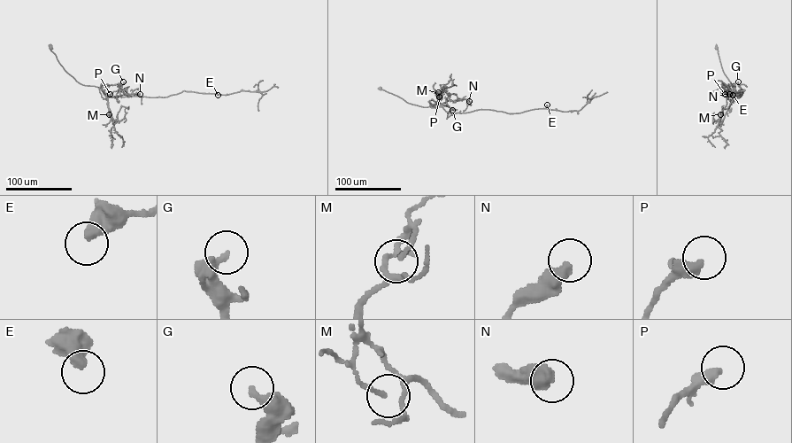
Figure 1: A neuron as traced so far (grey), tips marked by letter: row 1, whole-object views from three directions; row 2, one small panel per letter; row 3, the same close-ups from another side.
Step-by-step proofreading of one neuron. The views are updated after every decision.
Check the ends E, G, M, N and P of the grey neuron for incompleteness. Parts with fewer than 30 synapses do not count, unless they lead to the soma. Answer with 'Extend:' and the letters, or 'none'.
Extend: none

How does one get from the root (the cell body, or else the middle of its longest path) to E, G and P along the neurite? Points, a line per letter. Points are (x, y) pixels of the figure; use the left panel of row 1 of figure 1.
E: (50, 48), (64, 69), (76, 81), (101, 87), (108, 97), (126, 94), (166, 97), (183, 90), (218, 95)
G: (50, 48), (64, 69), (76, 81), (101, 87), (108, 97), (123, 95), (119, 89), (123, 81)
P: (50, 48), (64, 69), (76, 81), (101, 87), (106, 96), (110, 94)

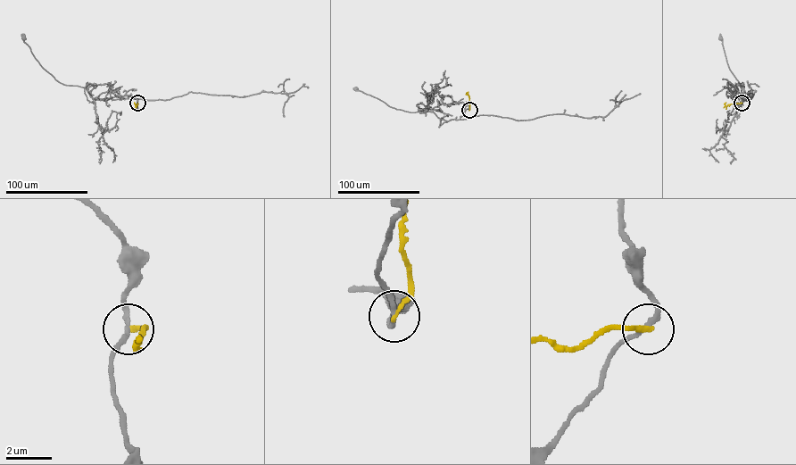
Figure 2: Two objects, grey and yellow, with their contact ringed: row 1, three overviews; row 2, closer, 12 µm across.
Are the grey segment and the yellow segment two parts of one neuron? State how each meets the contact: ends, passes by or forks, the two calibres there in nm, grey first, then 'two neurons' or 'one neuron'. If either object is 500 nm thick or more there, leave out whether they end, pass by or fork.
grey passes by | yellow ends | 200/200 nm | two neurons

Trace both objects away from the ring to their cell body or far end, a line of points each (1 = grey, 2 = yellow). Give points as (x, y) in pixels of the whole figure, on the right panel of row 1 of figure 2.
1: (742, 103), (742, 95), (752, 96), (749, 100), (742, 98), (742, 88), (744, 86), (731, 71), (721, 38)
2: (742, 103), (725, 106), (725, 102)

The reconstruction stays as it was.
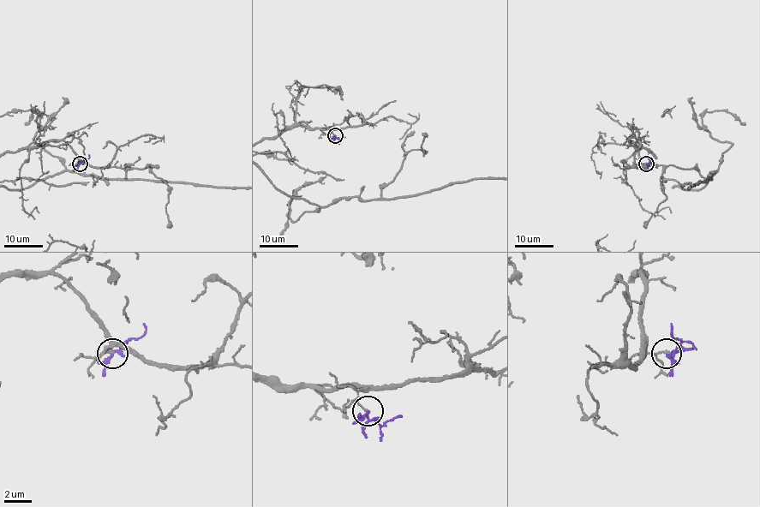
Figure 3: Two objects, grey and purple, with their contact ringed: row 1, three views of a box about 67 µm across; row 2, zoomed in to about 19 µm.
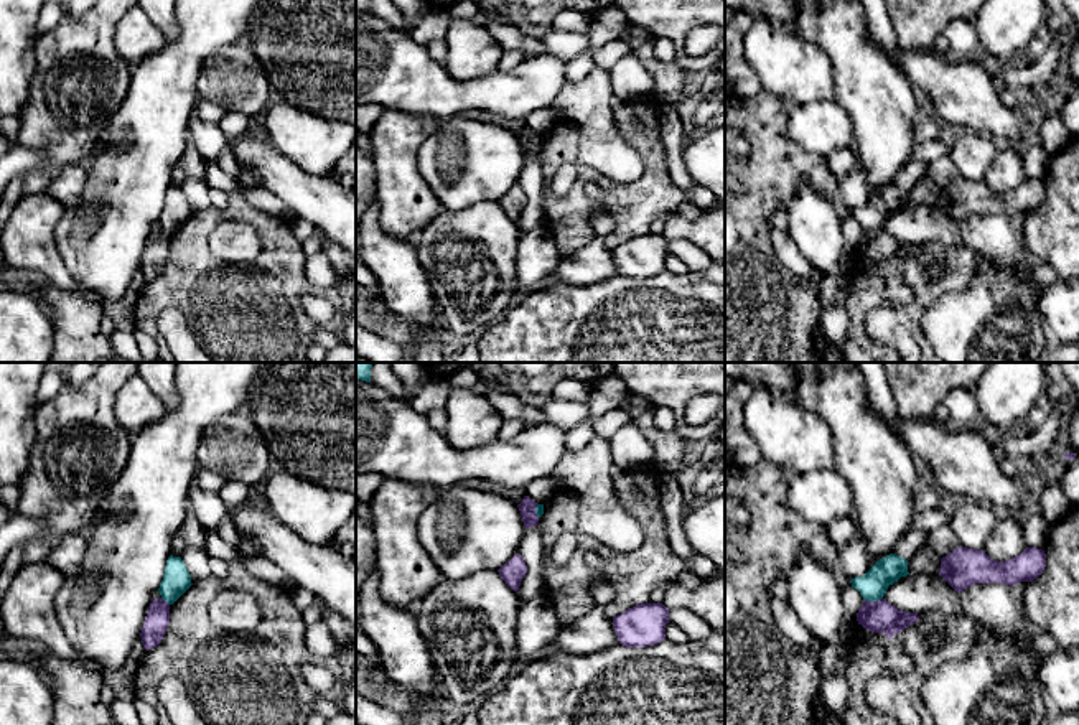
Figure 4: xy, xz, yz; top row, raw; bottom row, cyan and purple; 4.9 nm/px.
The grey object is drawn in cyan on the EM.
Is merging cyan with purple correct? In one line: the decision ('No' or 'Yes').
No

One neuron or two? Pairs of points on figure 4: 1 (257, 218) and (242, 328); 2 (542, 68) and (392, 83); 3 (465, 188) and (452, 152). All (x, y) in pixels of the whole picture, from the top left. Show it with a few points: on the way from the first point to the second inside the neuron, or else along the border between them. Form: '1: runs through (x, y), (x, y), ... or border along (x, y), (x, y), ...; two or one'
1: runs through (270, 246), (270, 289), (262, 300); one
2: runs through (504, 93), (430, 91); one
3: runs through (460, 180), (457, 160); one

